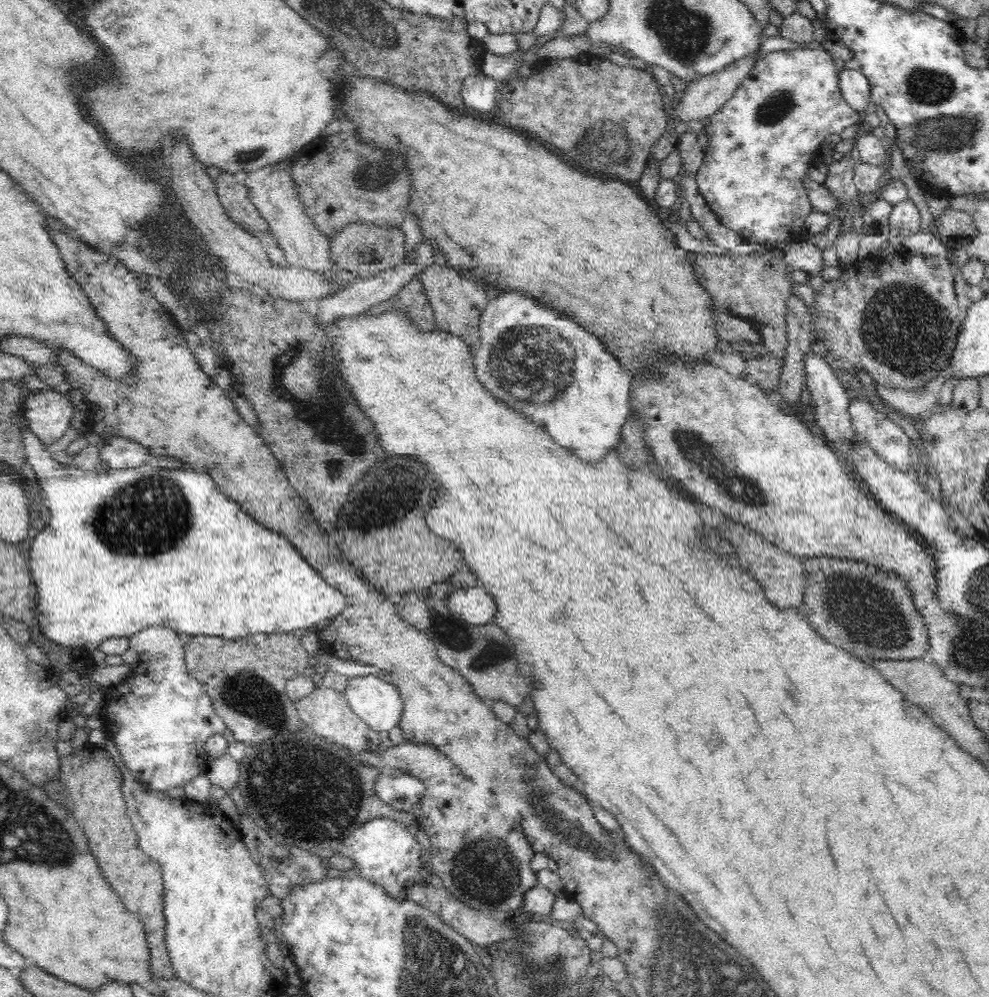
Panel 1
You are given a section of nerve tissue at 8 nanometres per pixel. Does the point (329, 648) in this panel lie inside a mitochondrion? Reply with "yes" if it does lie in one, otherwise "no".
no

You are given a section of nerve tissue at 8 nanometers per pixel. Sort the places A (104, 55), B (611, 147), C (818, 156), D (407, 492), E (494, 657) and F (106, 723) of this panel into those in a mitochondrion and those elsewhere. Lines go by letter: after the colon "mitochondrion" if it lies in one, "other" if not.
A: other
B: mitochondrion
C: other
D: mitochondrion
E: mitochondrion
F: other

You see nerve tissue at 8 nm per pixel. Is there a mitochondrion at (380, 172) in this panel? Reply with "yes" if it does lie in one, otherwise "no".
yes

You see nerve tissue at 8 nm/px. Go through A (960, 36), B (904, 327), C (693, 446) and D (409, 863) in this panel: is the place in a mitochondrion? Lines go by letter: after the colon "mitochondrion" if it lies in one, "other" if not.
A: other
B: mitochondrion
C: mitochondrion
D: other

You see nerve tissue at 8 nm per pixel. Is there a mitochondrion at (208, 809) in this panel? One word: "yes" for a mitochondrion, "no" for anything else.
no

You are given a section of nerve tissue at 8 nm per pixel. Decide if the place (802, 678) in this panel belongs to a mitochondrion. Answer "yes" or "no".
no

